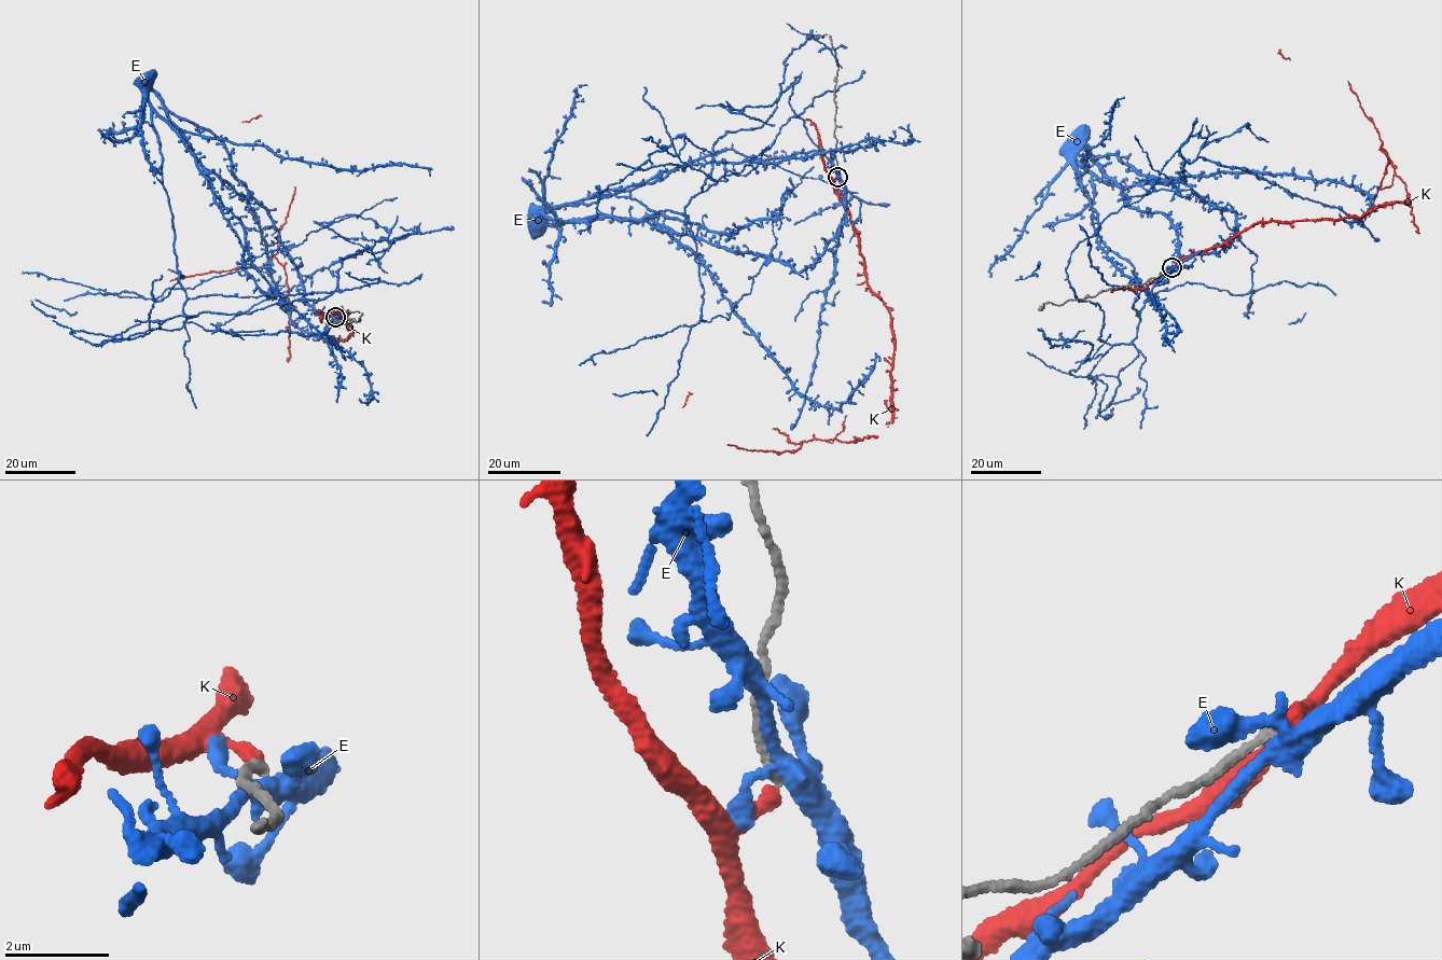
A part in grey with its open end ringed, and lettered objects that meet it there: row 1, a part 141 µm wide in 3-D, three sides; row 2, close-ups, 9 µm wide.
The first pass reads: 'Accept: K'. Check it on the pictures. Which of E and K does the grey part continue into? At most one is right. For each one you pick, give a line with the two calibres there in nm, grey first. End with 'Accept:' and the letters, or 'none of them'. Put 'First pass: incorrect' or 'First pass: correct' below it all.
Accept: none of them
First pass: incorrect

